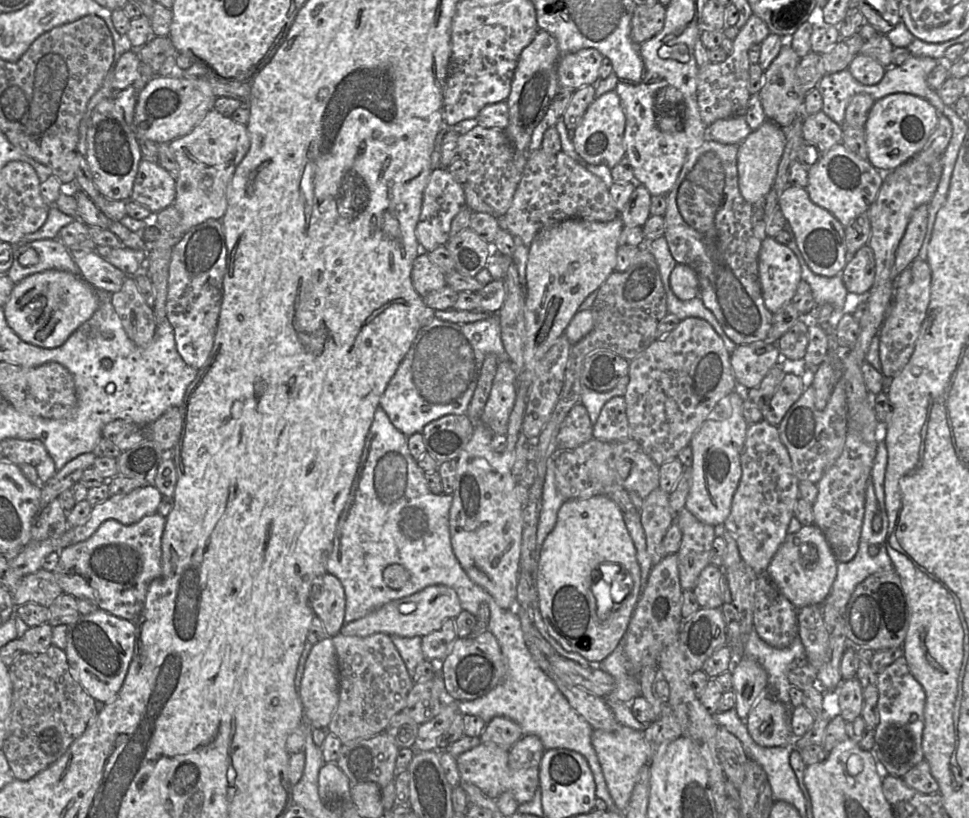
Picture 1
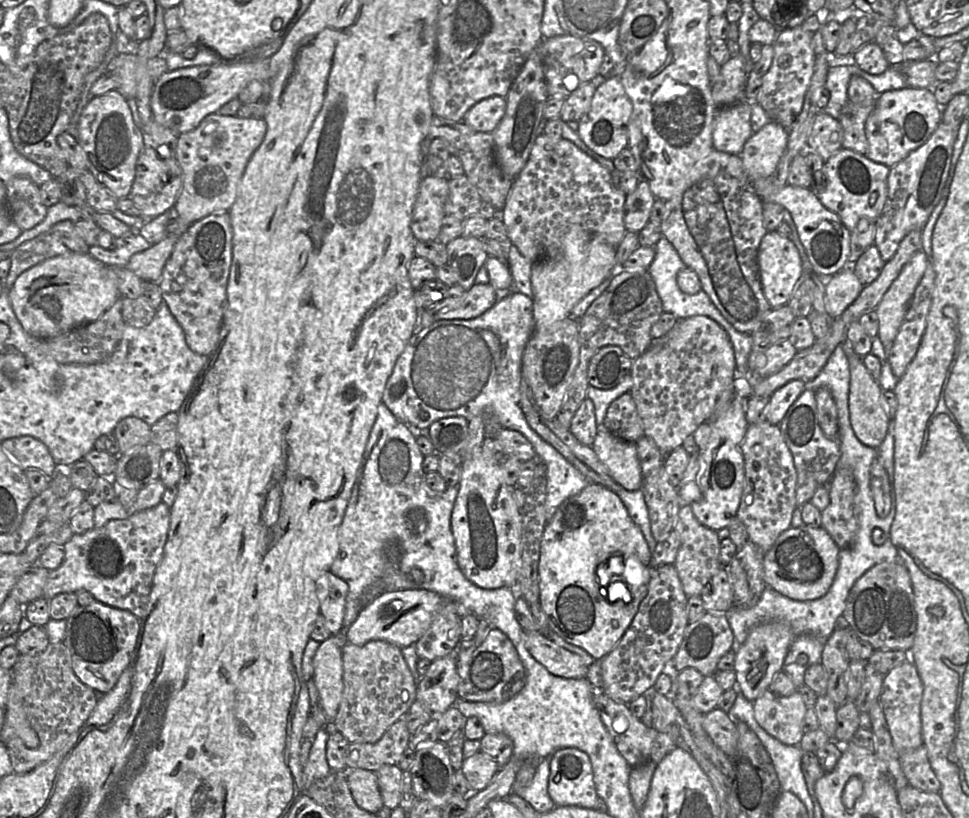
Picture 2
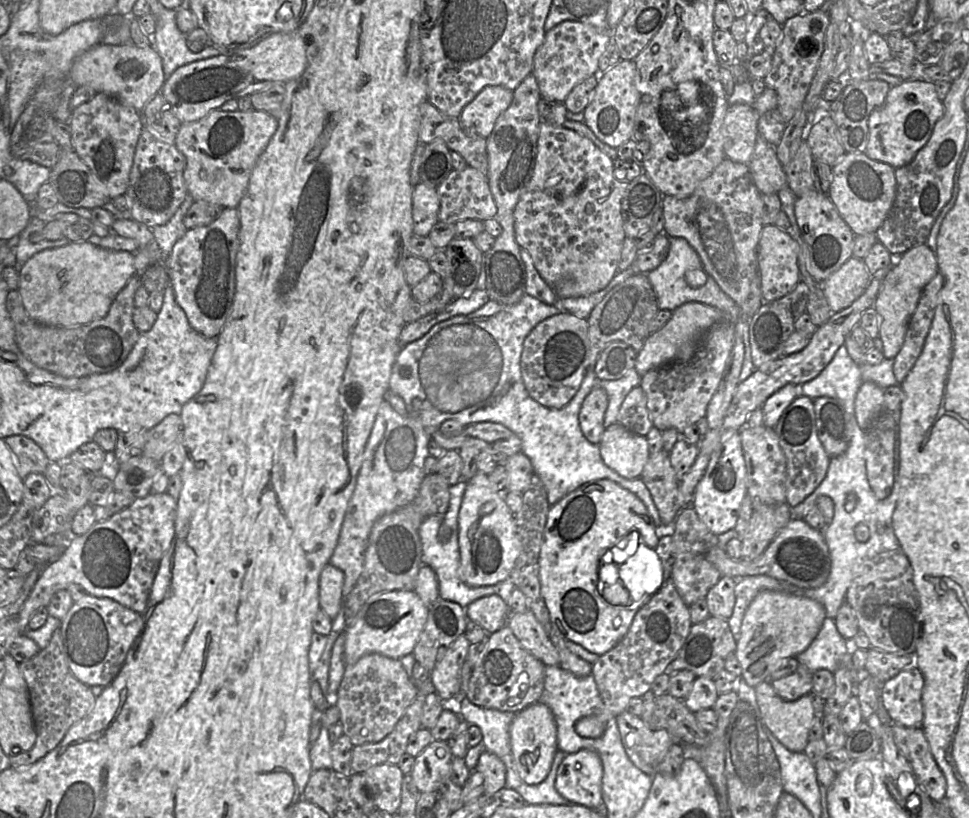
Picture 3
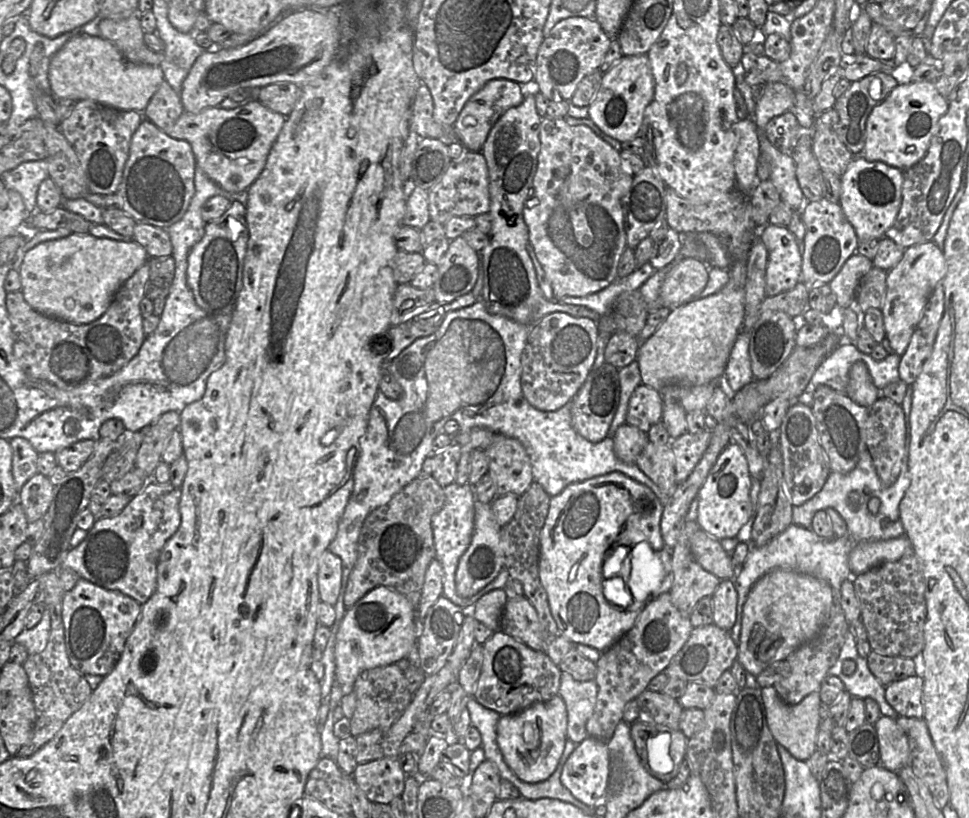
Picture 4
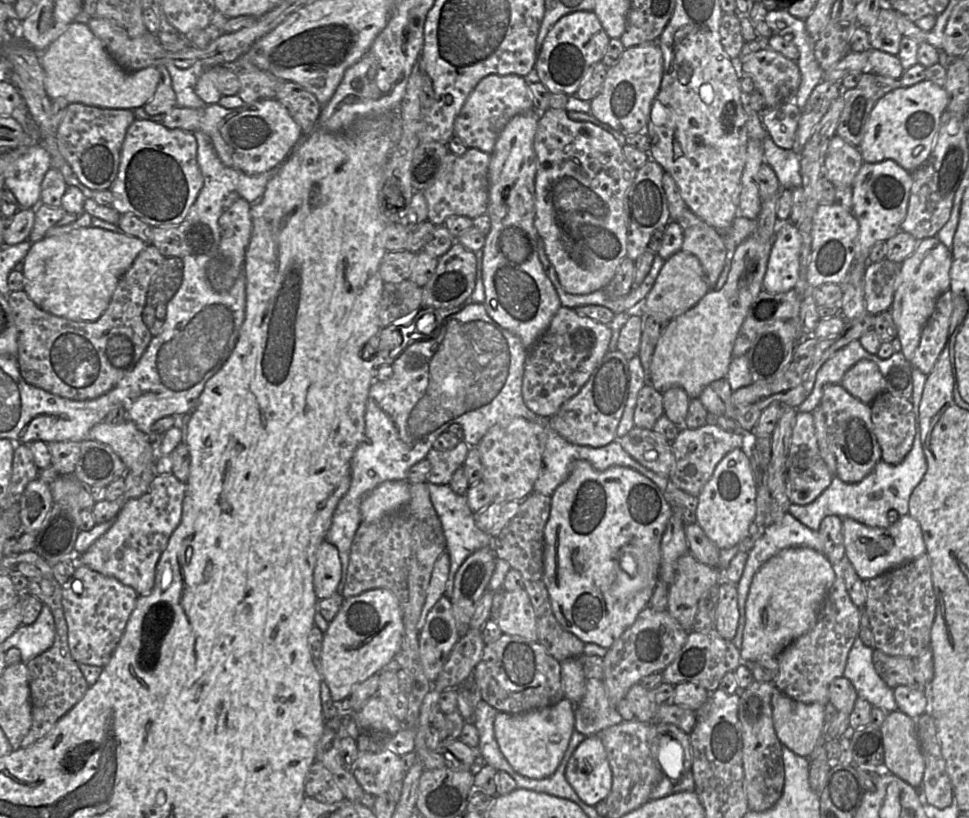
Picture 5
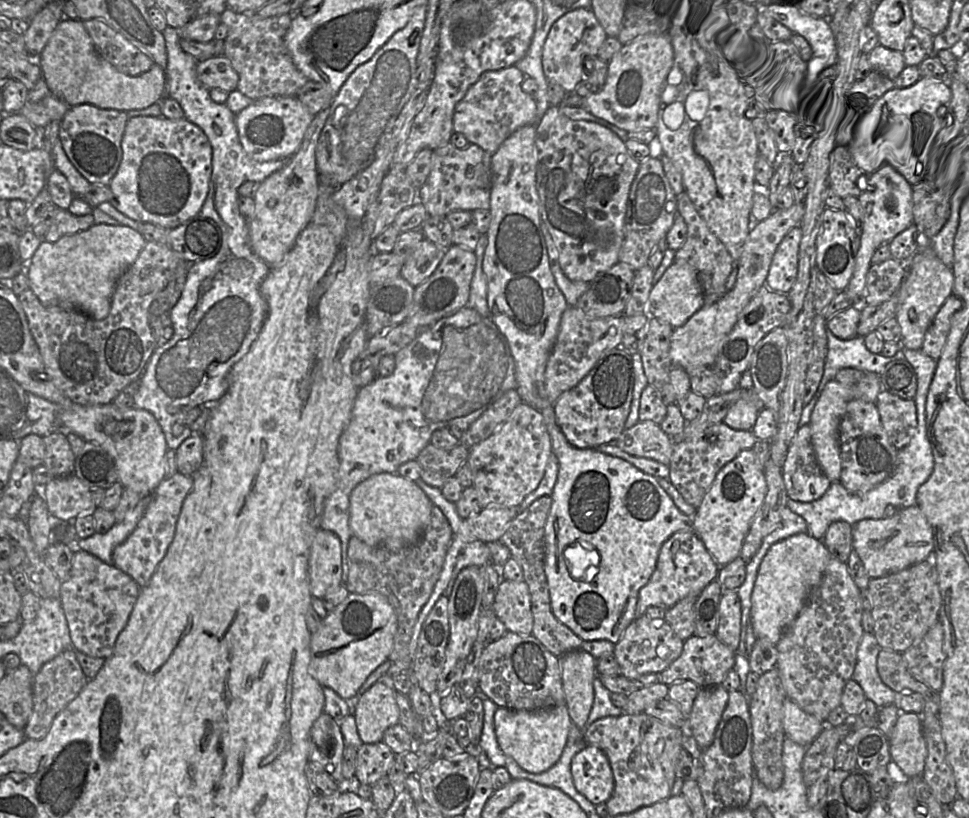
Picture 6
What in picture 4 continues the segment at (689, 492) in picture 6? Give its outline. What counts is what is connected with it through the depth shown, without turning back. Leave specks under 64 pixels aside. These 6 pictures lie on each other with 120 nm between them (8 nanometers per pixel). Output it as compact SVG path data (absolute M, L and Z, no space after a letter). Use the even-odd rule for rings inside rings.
M705 429L700 433L686 432L671 440L670 447L675 457L676 482L684 482L693 472L709 446L711 431Z

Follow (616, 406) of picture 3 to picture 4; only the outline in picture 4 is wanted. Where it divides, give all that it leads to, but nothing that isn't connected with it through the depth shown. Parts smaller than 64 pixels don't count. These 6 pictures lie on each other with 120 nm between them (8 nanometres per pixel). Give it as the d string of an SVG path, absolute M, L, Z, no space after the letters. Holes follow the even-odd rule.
M636 359L629 365L619 369L619 380L620 402L610 425L608 437L613 437L618 427L626 423L626 416L631 395L634 390L642 384L639 364Z

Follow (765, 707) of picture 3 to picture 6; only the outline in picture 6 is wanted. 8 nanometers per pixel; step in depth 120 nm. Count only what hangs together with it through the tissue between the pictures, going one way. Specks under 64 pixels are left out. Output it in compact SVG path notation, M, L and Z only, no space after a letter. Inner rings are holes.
M786 698L783 704L783 729L785 737L807 748L824 729L824 723Z

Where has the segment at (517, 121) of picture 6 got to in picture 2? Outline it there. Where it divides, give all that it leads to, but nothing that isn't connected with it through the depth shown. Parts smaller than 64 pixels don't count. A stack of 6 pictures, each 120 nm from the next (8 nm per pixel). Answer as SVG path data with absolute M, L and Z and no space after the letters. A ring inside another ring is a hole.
M490 96L478 101L465 114L463 121L471 128L492 132L506 111L506 99L503 96Z

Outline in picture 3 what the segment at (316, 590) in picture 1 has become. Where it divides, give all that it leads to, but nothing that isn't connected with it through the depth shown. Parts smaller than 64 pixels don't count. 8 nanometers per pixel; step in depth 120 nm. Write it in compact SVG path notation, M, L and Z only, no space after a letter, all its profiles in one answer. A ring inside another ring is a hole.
M327 563L320 573L319 606L332 620L340 608L343 584L343 571Z

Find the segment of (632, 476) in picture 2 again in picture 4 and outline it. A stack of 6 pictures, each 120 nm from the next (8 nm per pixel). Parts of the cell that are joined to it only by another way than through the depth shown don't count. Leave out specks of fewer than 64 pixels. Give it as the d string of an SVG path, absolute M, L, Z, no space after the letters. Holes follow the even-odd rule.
M627 423L616 430L613 439L613 449L616 456L625 463L635 463L649 442L647 434Z

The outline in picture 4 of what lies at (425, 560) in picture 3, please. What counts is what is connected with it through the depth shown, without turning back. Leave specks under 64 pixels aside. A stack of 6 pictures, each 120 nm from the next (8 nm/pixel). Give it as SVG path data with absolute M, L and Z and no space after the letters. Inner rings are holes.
M455 482L443 488L445 503L441 510L432 516L431 527L435 546L435 559L438 560L443 568L443 593L452 603L461 607L465 611L470 611L473 605L485 594L498 588L504 588L510 579L508 570L503 567L497 577L478 593L469 598L462 598L456 592L455 575L461 556L469 547L474 531L474 487L469 483L459 485Z

